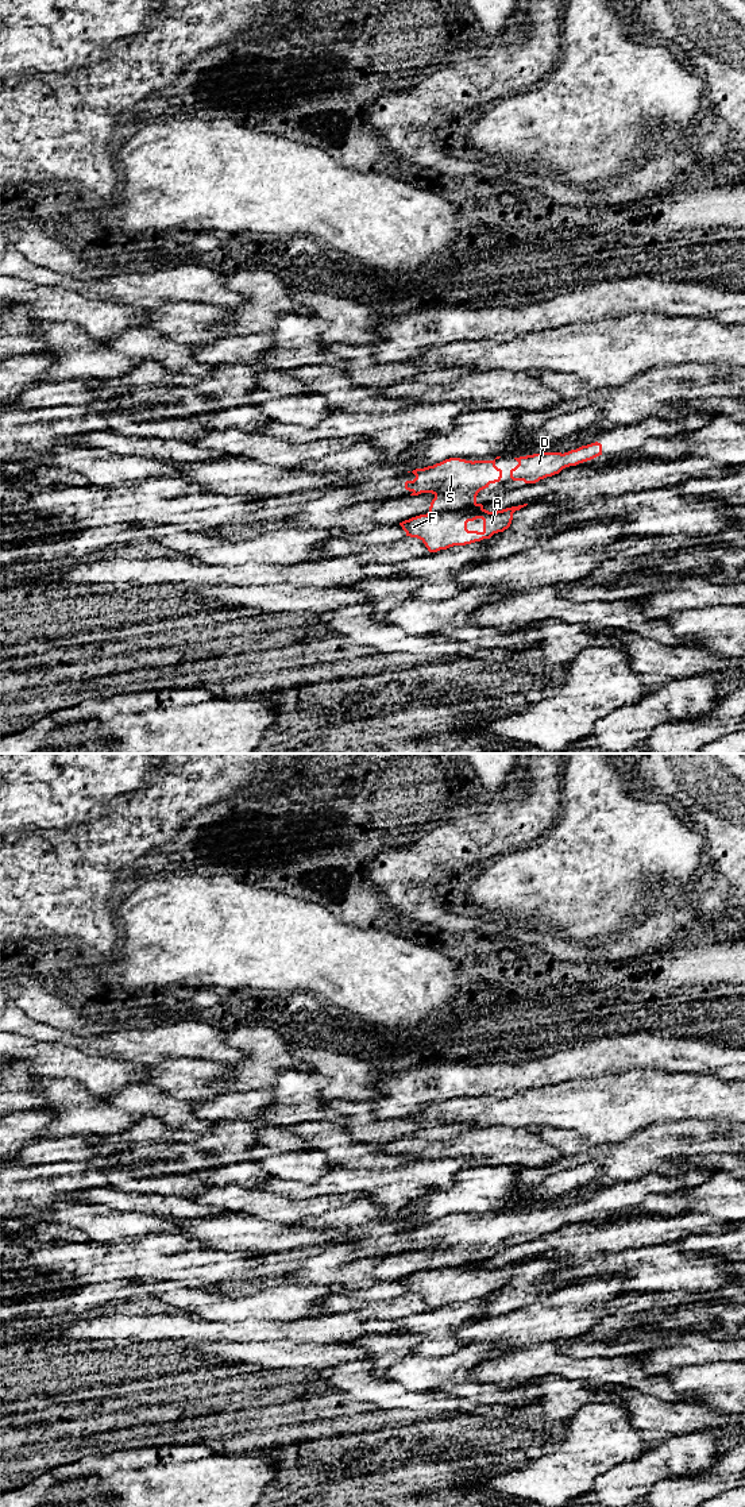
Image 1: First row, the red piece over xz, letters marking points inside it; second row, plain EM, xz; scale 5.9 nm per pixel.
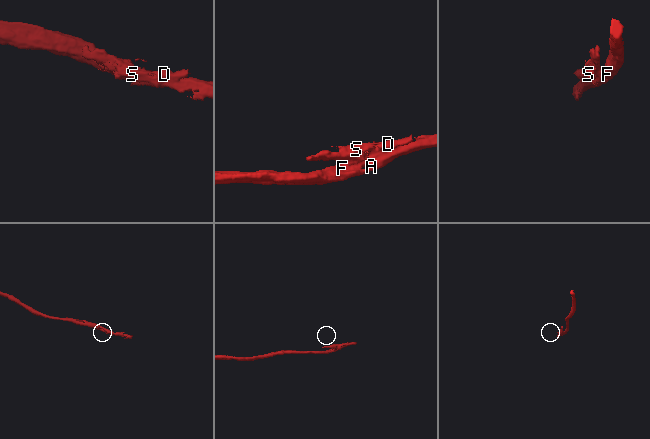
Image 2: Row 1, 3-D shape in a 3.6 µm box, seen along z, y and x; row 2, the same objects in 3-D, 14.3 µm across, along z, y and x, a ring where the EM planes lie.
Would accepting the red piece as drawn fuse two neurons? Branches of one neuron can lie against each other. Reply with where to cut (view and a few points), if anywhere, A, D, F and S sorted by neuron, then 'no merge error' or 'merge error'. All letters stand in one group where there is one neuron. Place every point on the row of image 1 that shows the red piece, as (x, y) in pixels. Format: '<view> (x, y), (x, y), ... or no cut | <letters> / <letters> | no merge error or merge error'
xz (477, 504), (456, 511), (428, 513) | A F / D S | merge error

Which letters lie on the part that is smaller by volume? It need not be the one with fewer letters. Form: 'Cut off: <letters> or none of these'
Cut off: D, S

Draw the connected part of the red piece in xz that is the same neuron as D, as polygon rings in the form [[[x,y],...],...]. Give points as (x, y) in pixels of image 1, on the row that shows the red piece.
[[[595,442],[564,454],[543,452],[514,458],[518,465],[510,470],[510,478],[525,483],[536,483],[559,474],[565,467],[576,466],[599,455],[602,455],[602,444]]]

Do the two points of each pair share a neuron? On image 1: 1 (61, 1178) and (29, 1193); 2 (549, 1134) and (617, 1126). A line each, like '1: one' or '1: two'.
1: one
2: two

